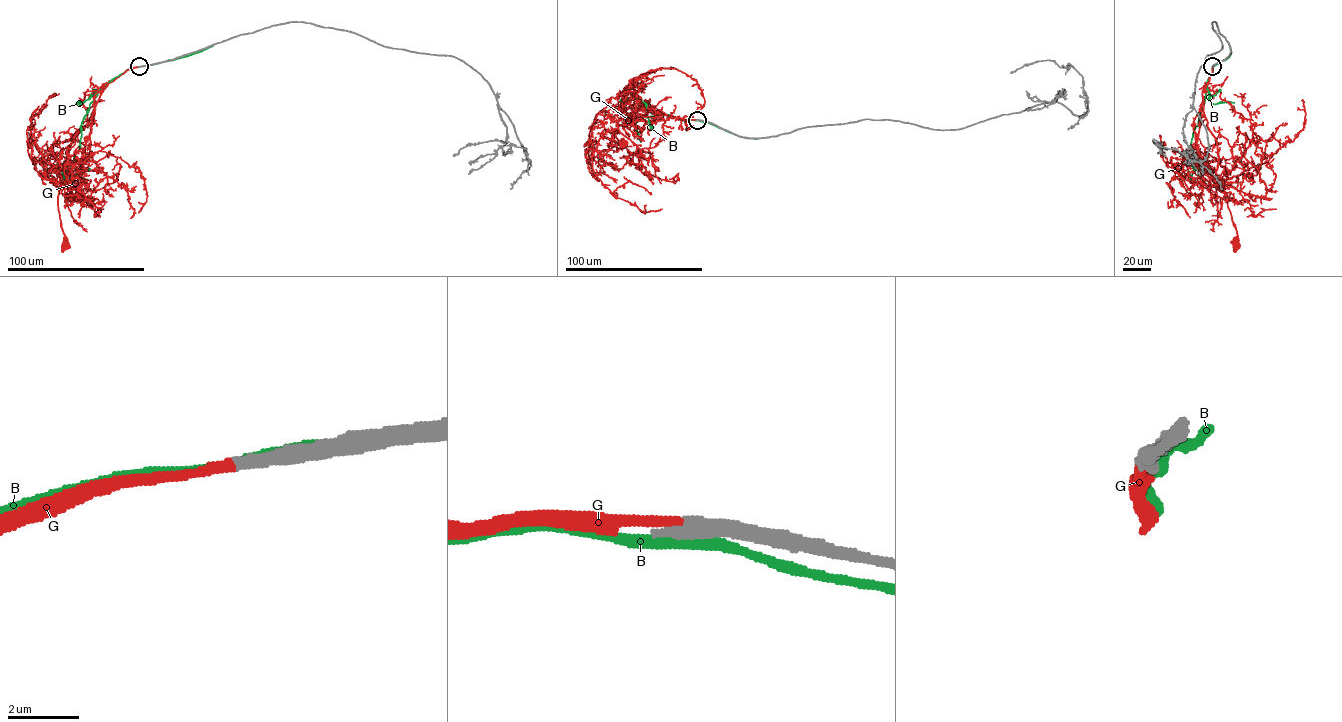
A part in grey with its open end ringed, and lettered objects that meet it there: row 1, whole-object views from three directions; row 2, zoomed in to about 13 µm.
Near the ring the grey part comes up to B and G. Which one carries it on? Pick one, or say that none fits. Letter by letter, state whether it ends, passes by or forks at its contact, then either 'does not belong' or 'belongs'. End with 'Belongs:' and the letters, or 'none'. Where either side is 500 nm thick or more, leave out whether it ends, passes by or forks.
B: does not belong
G: it ends there; belongs
Belongs: G

